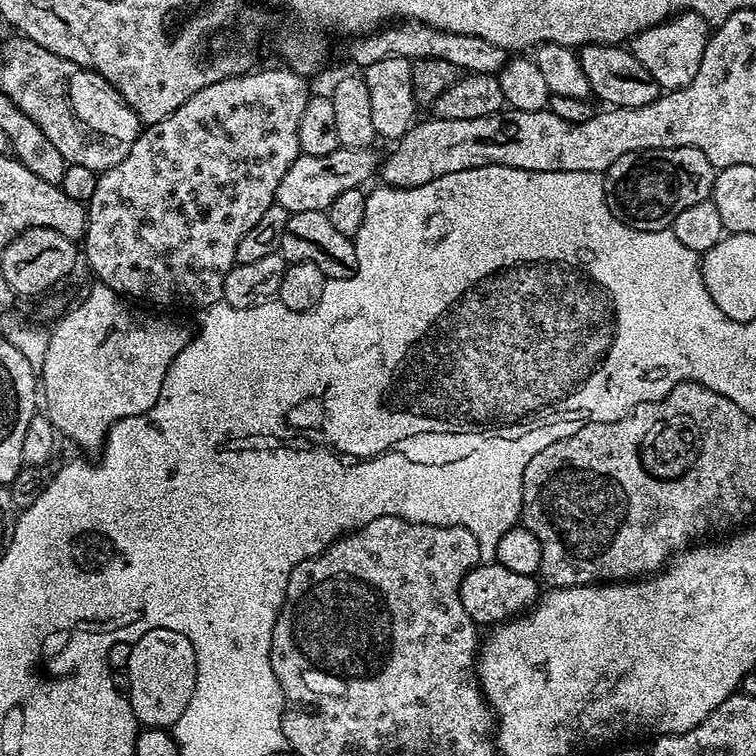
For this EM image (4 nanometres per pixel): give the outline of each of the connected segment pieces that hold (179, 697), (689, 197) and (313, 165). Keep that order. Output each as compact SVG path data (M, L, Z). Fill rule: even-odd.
M165 628L147 631L131 645L130 658L124 671L129 679L126 695L134 716L144 728L172 728L193 697L197 680L194 648L184 634Z
M647 148L645 152L627 152L603 173L604 193L610 210L623 224L647 232L671 229L682 210L709 199L718 169L702 150L681 148Z
M338 147L330 154L321 156L306 156L301 154L282 174L282 182L278 182L276 203L285 208L289 214L302 210L318 210L327 212L330 202L338 198L338 194L351 188L367 185L371 176L378 172L378 156L372 148L341 148Z

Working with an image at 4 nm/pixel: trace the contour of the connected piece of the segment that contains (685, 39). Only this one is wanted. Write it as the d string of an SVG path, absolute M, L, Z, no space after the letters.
M678 12L661 24L642 30L630 41L630 51L636 55L638 62L654 74L654 82L658 82L661 90L685 88L694 82L694 74L698 74L698 66L702 66L702 54L708 45L710 22L696 12Z

